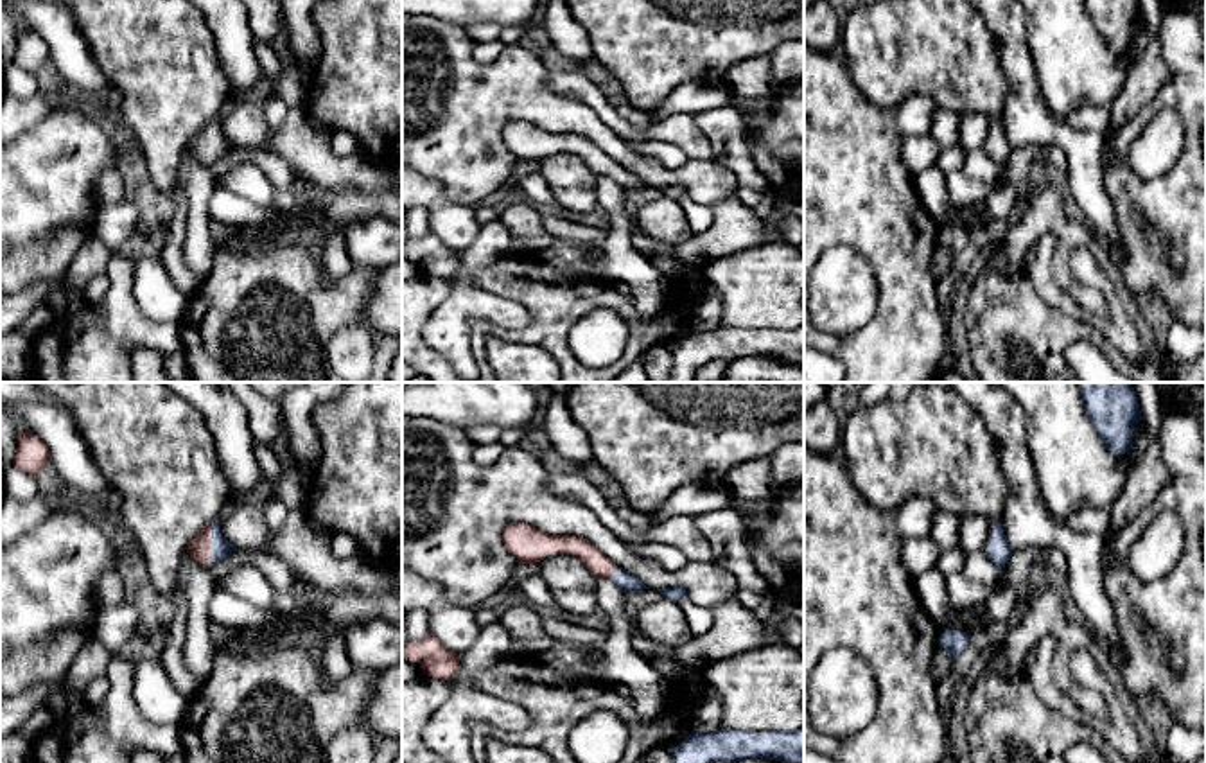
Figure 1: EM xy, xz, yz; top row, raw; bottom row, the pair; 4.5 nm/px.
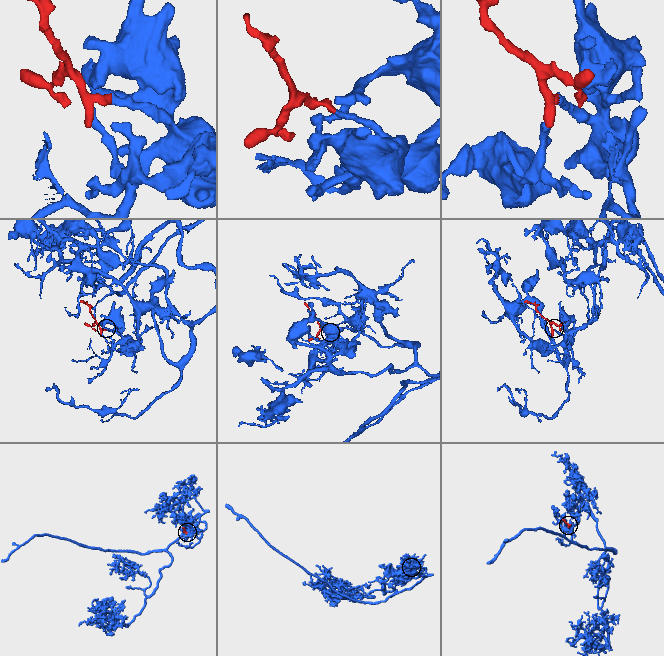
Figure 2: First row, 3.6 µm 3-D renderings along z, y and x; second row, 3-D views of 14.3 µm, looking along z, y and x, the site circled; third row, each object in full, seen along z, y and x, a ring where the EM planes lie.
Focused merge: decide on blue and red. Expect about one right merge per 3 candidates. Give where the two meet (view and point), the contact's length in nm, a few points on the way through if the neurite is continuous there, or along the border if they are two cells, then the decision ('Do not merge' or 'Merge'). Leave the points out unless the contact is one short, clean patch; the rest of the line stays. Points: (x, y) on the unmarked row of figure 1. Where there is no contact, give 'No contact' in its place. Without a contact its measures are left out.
Touches blue at xy (212, 142). Shared border 180 nm. Path across: xy (221, 146), (212, 142), (200, 146). Merge

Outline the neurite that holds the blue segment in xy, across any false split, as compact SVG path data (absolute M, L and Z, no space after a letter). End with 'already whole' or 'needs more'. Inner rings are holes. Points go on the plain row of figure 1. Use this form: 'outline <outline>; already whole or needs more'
outline M219 120L205 124L188 142L187 151L201 163L214 163L230 154L237 144L230 142L223 131Z; needs more

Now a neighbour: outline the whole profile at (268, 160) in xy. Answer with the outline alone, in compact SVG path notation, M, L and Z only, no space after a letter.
M237 145L224 158L210 163L210 174L219 180L240 163L258 167L276 189L289 189L293 181L300 180L284 156L267 145Z

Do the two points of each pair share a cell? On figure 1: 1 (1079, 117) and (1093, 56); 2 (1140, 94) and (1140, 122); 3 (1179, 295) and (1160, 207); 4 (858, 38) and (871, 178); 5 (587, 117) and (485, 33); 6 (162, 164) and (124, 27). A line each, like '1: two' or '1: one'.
1: two
2: two
3: one
4: two
5: two
6: one

